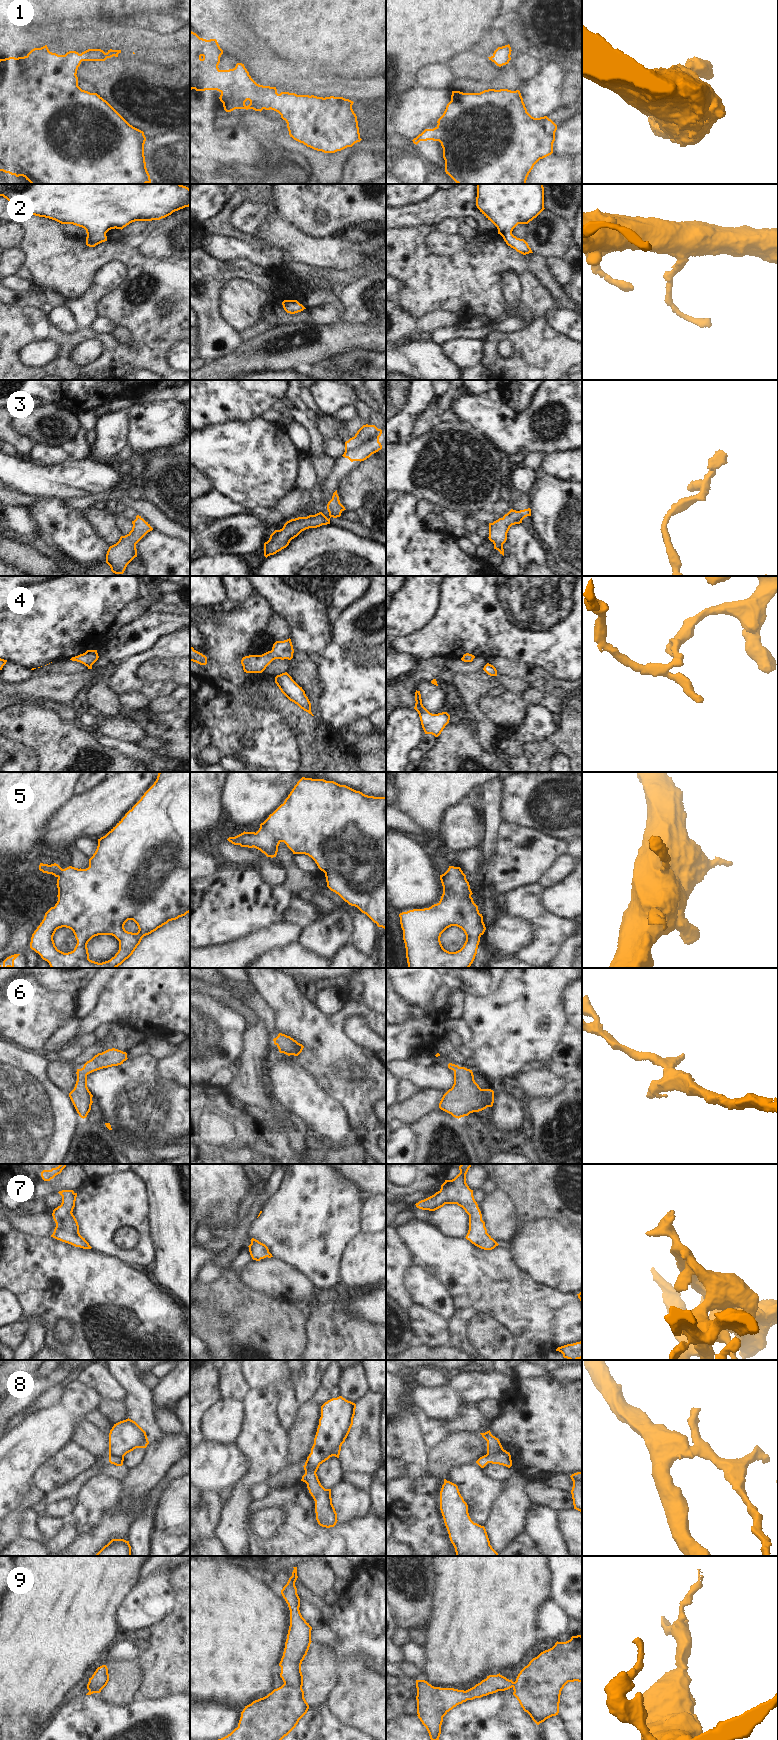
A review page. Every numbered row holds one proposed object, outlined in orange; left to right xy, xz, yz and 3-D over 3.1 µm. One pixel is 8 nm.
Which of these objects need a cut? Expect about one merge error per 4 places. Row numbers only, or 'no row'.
8, 9

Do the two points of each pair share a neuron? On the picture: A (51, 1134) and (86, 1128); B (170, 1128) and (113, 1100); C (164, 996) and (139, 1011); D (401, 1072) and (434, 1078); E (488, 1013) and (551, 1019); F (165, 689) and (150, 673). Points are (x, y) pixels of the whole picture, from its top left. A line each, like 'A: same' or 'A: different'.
A: different
B: same
C: same
D: same
E: same
F: different

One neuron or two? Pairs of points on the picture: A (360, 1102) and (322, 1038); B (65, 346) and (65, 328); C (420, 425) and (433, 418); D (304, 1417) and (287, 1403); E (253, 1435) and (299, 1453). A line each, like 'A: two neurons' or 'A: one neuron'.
A: one neuron
B: two neurons
C: one neuron
D: two neurons
E: two neurons

